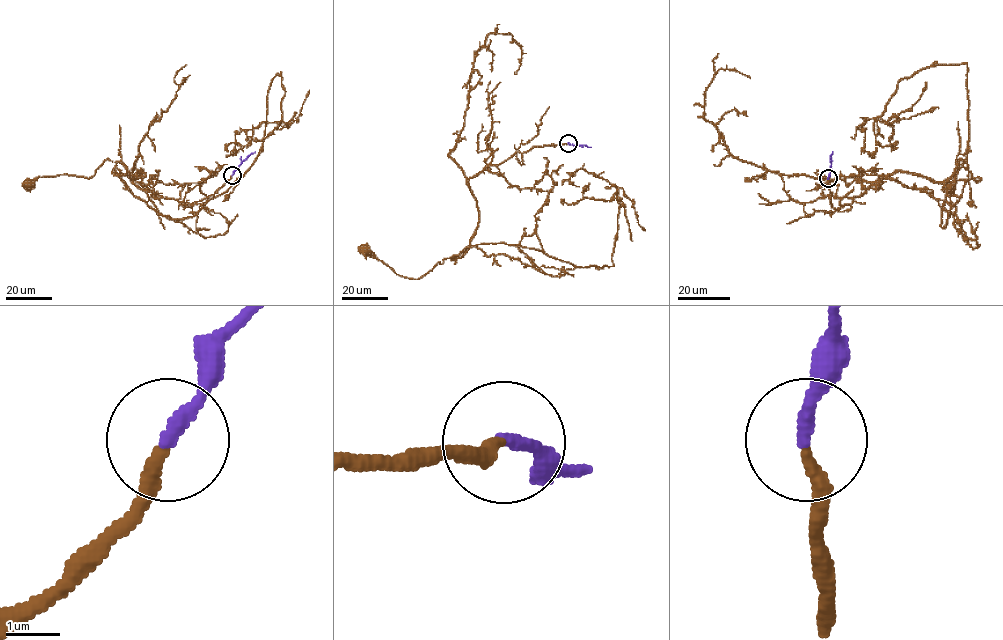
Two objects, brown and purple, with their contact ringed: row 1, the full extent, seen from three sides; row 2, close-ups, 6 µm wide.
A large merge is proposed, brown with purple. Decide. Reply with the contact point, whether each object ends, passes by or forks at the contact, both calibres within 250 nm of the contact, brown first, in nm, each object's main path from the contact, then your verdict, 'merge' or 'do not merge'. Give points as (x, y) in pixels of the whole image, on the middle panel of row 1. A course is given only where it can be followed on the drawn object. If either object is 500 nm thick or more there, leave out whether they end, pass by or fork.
at (568, 143); brown ends there; purple ends there; 240 nm thick on the brown side, 240 nm on the other; brown runs (568, 143), (516, 152), (472, 176), (468, 188), (479, 222), (470, 247), (458, 257), (410, 279), (365, 251); purple runs (568, 143), (591, 147); merge

